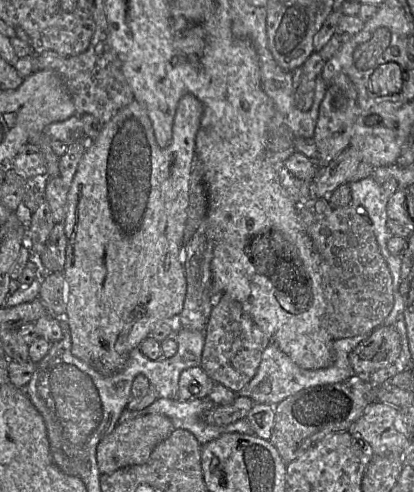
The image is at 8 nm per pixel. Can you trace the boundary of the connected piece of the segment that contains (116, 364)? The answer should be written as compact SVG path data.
M185 94L177 105L172 128L172 141L168 147L161 148L156 142L152 123L145 108L134 99L102 125L100 133L94 140L88 141L85 152L78 164L67 194L66 216L64 219L66 254L62 273L66 282L65 319L71 333L71 353L73 356L88 363L103 375L111 375L120 371L125 366L131 350L138 348L160 321L176 321L183 309L187 288L183 267L183 233L189 203L190 176L195 163L196 135L203 112L203 104L193 94Z

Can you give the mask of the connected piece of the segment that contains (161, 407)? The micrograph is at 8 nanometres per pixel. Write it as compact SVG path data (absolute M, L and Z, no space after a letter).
M208 397L191 401L159 398L142 410L130 411L125 408L118 419L118 423L149 414L164 415L171 420L175 429L187 430L202 446L225 433L253 435L253 431L245 418L224 427L206 424L202 416L214 406L214 402Z

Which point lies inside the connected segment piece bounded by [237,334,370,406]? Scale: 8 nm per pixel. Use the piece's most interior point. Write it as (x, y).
(278, 377)

